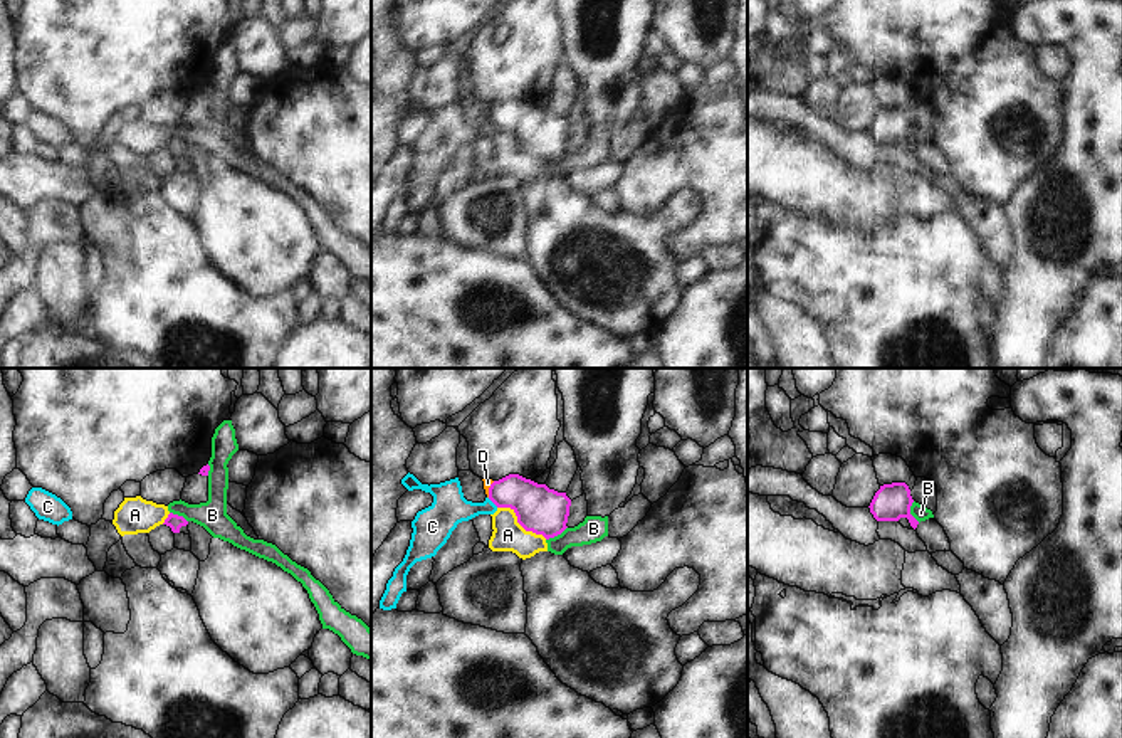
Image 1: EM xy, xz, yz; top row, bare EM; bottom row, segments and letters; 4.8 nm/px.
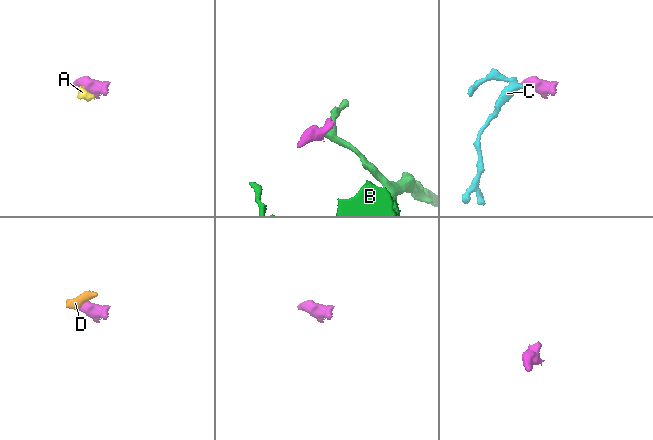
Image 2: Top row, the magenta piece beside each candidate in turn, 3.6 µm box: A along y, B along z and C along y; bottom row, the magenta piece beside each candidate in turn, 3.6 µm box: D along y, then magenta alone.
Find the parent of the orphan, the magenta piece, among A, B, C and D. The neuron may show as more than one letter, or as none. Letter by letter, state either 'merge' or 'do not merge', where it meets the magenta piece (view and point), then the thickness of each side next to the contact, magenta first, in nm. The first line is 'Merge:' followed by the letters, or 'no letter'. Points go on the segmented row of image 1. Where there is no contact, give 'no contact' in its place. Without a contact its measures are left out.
Merge: no letter
A: do not merge; meets magenta in xz at (519, 523); 220 nm thick on the magenta side, 150 nm on the other
B: do not merge; meets magenta in xz at (556, 535); 220 nm thick on the magenta side, 120 nm on the other
C: do not merge; meets magenta in xz at (492, 501); 220 nm thick on the magenta side, 170 nm on the other
D: do not merge; meets magenta in xz at (489, 490); 220 nm thick on the magenta side, 40 nm on the other

